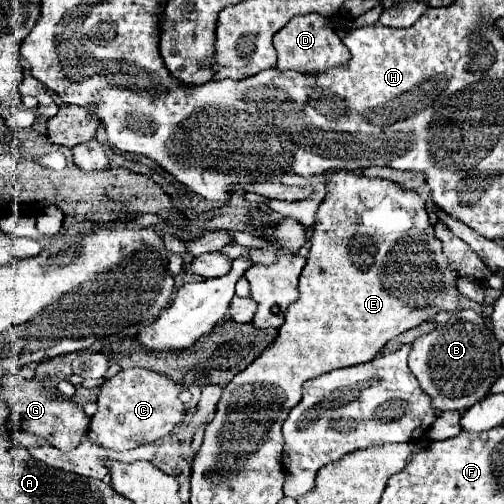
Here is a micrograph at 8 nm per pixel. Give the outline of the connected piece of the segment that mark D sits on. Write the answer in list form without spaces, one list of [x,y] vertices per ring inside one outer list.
[[[316,13],[292,17],[274,35],[274,49],[278,53],[278,69],[280,71],[296,69],[302,73],[316,73],[316,71],[324,71],[324,69],[330,69],[336,65],[346,65],[346,61],[350,57],[346,45],[340,41],[336,31],[332,29],[330,21]]]

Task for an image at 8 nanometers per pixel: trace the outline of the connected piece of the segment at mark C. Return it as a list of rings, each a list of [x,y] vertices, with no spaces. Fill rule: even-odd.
[[[126,369],[106,379],[100,387],[98,411],[90,421],[90,431],[96,435],[96,443],[100,447],[124,451],[170,435],[180,423],[180,417],[184,417],[184,405],[178,397],[182,391],[184,385],[168,381],[168,377],[148,369]]]

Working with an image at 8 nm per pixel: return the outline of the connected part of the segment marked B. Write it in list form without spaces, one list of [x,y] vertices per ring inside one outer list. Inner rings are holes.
[[[474,309],[458,311],[450,325],[436,327],[432,333],[414,341],[408,365],[414,377],[420,381],[422,391],[432,399],[432,409],[436,415],[444,411],[462,413],[490,393],[492,379],[496,381],[502,375],[498,347],[500,341],[486,327],[482,315],[478,315]]]

